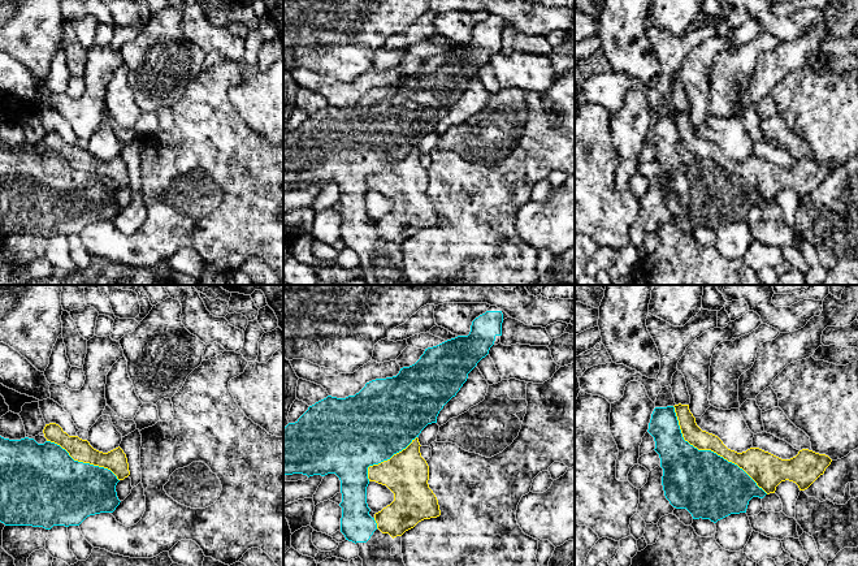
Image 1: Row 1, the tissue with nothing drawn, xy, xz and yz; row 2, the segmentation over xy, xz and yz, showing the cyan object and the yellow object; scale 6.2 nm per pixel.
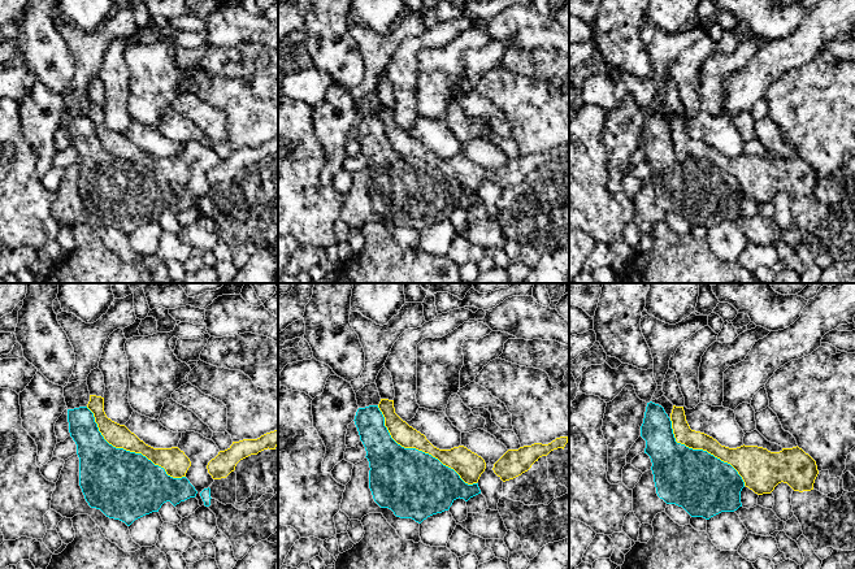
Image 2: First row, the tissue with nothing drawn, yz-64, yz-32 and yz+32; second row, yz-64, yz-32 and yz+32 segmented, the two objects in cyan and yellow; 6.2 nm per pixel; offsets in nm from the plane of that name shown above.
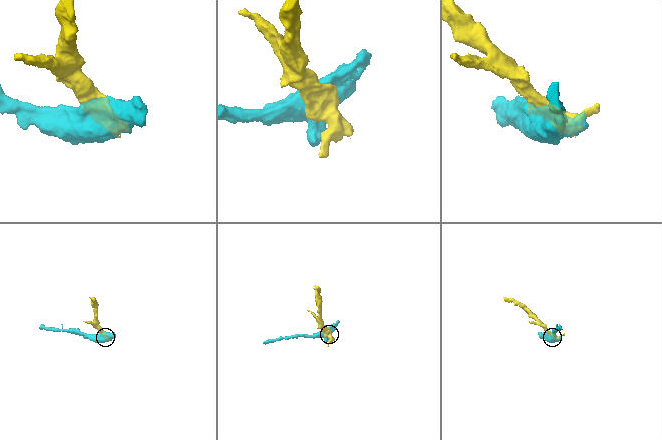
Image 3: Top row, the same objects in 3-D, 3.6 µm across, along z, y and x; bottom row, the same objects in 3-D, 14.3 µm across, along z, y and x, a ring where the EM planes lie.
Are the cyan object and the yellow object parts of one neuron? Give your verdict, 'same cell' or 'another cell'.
another cell

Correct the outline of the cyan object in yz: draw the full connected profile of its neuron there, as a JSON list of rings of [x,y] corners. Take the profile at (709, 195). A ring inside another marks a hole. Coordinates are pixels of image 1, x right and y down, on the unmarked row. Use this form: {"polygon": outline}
{"polygon": [[[673,115],[655,116],[647,141],[654,146],[655,160],[663,177],[662,194],[666,207],[676,217],[686,217],[693,228],[718,229],[746,221],[753,206],[767,202],[737,173],[728,170],[711,159],[698,159],[684,148]]]}

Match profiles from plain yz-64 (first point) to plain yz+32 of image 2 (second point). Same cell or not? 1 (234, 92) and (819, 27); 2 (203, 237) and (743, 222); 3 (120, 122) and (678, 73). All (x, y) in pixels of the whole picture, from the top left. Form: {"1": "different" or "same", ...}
{"1": "different", "2": "same", "3": "same"}

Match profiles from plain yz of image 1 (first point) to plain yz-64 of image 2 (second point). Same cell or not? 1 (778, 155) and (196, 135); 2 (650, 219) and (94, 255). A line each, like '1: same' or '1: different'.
1: different
2: different

